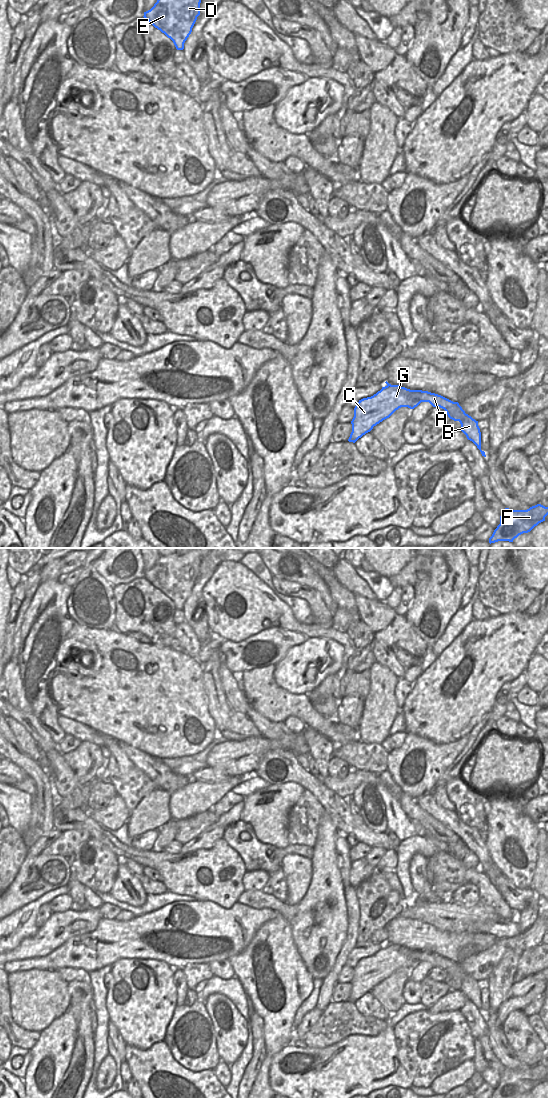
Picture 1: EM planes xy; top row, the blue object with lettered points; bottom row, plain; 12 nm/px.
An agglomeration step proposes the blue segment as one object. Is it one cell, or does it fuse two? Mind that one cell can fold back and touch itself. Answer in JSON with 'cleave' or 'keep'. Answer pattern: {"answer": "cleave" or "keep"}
{"answer": "cleave"}

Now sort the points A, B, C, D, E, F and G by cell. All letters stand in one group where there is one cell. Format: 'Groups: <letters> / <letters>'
Groups: A B D E F / C G.

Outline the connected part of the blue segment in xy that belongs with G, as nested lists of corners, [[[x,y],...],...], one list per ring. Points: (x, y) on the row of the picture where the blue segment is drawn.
[[[390,384],[382,387],[373,396],[359,400],[354,408],[354,417],[351,421],[352,432],[348,441],[355,443],[363,435],[370,432],[374,426],[389,418],[401,407],[410,409],[417,407],[422,401],[411,399],[409,394],[412,391],[428,393],[428,391],[422,390],[401,390]]]

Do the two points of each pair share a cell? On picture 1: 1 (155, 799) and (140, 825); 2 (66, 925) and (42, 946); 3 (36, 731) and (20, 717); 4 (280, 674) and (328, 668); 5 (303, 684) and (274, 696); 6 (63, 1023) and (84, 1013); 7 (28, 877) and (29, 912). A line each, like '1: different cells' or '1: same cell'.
1: same cell
2: same cell
3: same cell
4: same cell
5: different cells
6: different cells
7: different cells

